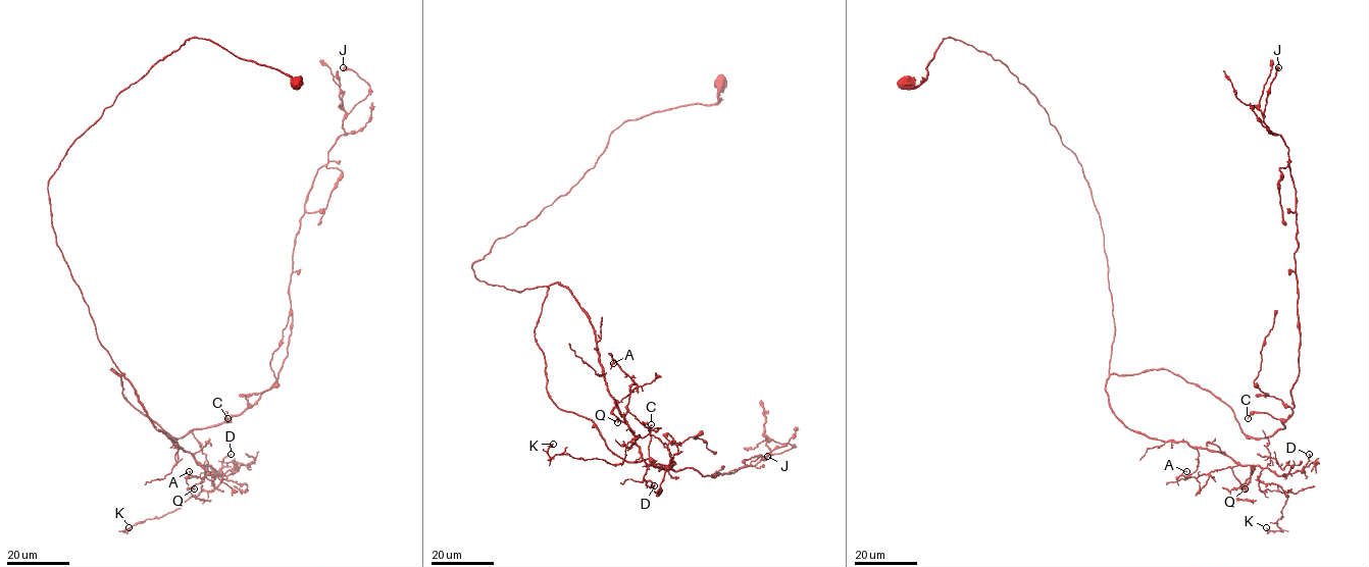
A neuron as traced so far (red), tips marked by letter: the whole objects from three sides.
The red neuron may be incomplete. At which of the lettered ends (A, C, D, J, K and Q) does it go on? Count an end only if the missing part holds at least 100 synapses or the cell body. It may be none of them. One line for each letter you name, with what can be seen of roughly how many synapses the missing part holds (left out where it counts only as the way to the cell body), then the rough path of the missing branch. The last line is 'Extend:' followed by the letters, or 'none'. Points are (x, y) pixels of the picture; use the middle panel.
Extend: none

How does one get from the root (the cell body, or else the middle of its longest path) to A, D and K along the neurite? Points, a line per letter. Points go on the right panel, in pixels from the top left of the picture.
A: (906, 82), (953, 38), (1046, 110), (1103, 230), (1110, 409), (1237, 464), (1186, 471)
D: (906, 82), (944, 38), (971, 45), (1076, 156), (1126, 426), (1279, 475), (1309, 454)
K: (906, 82), (953, 38), (1035, 97), (1099, 214), (1110, 409), (1258, 465), (1287, 497), (1266, 527)

